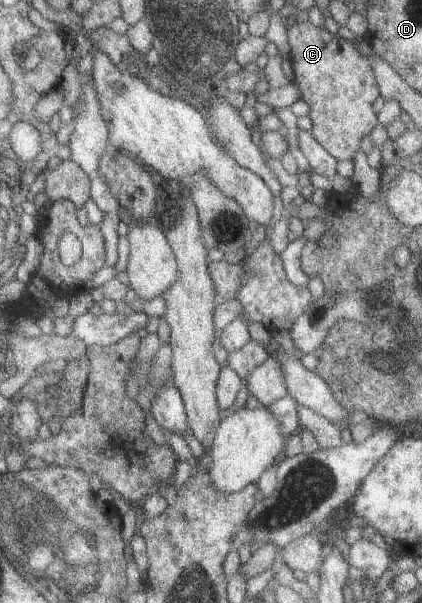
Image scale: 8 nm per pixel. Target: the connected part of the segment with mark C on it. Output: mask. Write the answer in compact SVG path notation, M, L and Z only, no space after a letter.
M295 22L286 29L288 42L288 60L285 64L291 82L300 92L300 98L308 106L306 114L312 125L309 132L319 143L319 146L335 158L335 160L352 160L359 150L359 142L371 129L378 124L372 102L380 96L367 56L354 48L353 44L342 39L337 34L332 35L325 27L316 27L311 23Z

